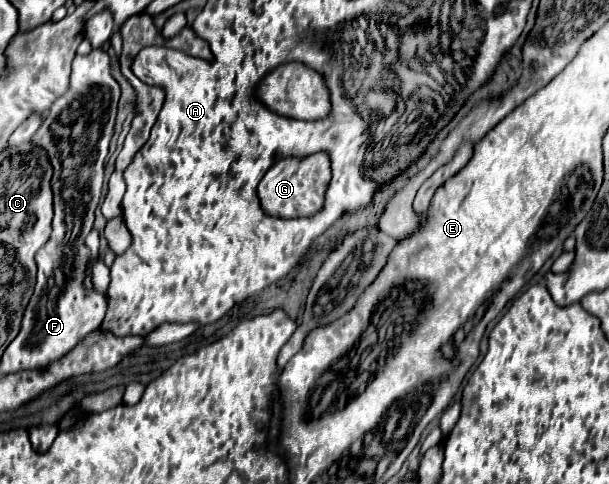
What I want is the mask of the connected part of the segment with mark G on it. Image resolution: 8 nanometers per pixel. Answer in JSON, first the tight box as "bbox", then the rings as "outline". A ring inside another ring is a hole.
{"bbox":[258,152,330,218],"outline":[[[326,152],[310,154],[306,158],[278,158],[258,184],[258,198],[262,210],[278,218],[314,216],[324,206],[326,184],[330,184],[330,178],[330,156]]]}

